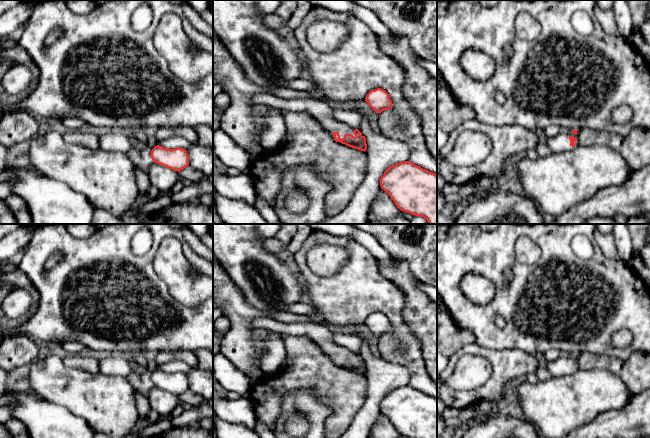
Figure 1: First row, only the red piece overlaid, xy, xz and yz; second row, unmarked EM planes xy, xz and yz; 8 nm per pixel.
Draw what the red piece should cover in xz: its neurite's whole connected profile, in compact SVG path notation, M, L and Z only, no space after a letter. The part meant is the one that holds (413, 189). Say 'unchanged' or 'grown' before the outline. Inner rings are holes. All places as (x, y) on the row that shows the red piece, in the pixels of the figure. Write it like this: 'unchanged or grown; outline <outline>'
unchanged; outline M410 161L390 166L380 186L401 211L437 224L437 174Z

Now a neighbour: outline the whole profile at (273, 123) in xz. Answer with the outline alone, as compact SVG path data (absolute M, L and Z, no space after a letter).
M258 107L257 112L260 146L263 150L277 146L287 134L290 114L272 107Z

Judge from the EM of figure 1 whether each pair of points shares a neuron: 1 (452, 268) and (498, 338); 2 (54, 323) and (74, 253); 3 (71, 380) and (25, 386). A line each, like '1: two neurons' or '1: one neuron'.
1: one neuron
2: one neuron
3: two neurons

